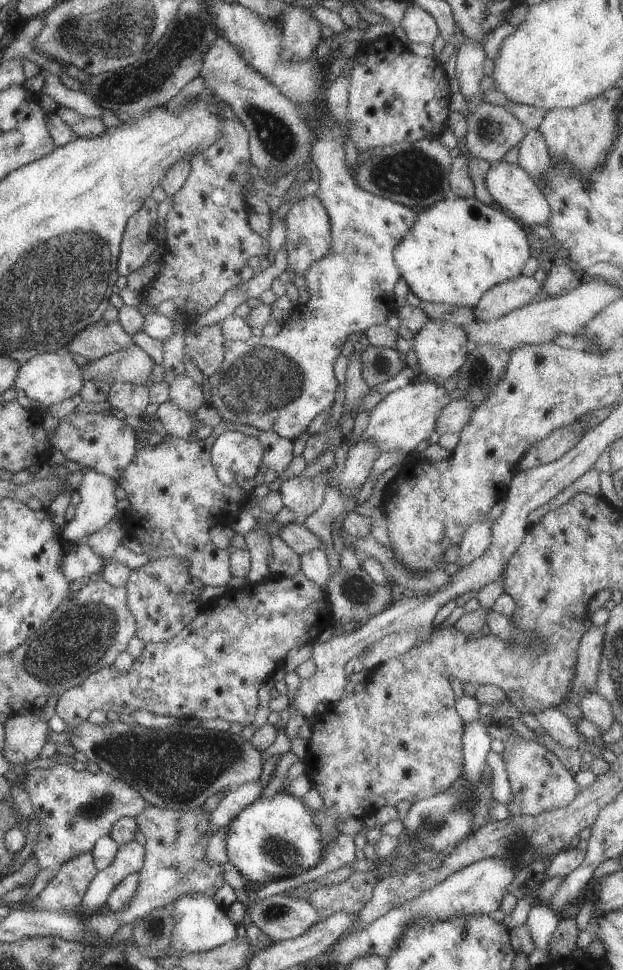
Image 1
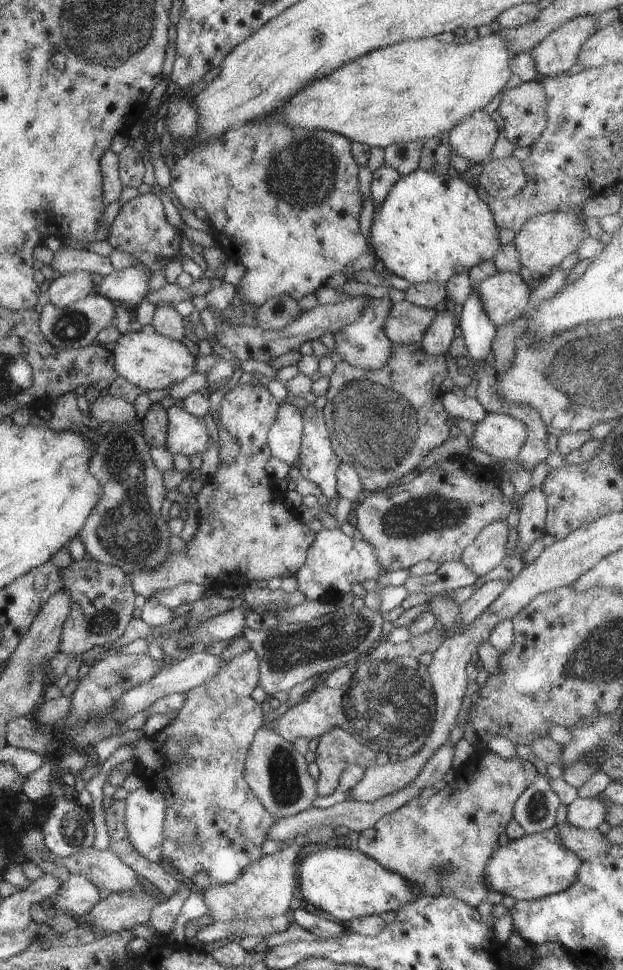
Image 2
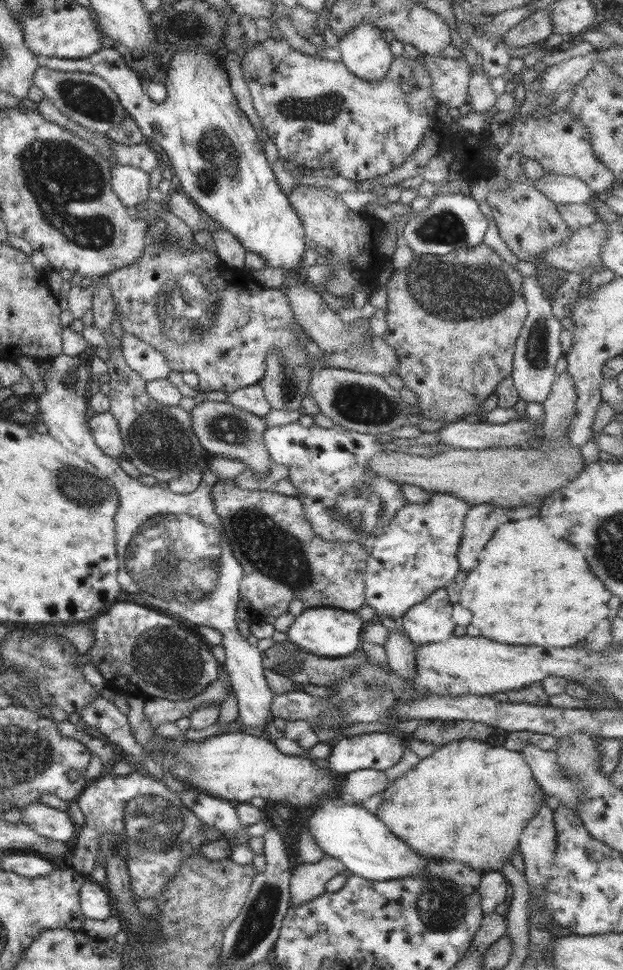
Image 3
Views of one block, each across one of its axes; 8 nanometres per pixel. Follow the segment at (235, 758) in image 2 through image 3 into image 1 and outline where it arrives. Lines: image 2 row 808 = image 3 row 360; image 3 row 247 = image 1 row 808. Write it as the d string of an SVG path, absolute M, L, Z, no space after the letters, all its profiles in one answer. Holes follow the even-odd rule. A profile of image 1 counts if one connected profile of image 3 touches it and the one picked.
M147 805L135 817L139 830L146 837L144 844L145 860L140 870L141 879L132 896L130 904L114 912L105 909L91 914L80 915L80 920L88 932L102 936L104 940L112 937L118 928L130 924L146 916L148 912L174 904L177 898L184 894L200 894L206 898L213 898L217 890L225 883L224 866L206 859L206 847L212 836L208 832L208 818L211 812L204 808L192 808L188 812L180 812L172 808L158 808Z

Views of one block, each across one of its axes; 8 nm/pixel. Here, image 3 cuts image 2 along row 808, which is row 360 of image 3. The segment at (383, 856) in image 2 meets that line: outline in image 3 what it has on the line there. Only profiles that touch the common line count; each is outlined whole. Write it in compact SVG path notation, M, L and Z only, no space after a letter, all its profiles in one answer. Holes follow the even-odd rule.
M484 243L475 247L454 250L446 256L414 255L412 262L406 268L396 269L391 274L387 282L387 303L385 304L388 328L383 339L394 349L397 358L395 374L402 380L403 388L412 390L418 396L417 404L413 408L415 419L441 420L449 423L462 419L466 414L479 414L480 404L493 393L501 380L512 374L515 344L528 314L527 304L523 297L522 281L523 277L520 272Z

